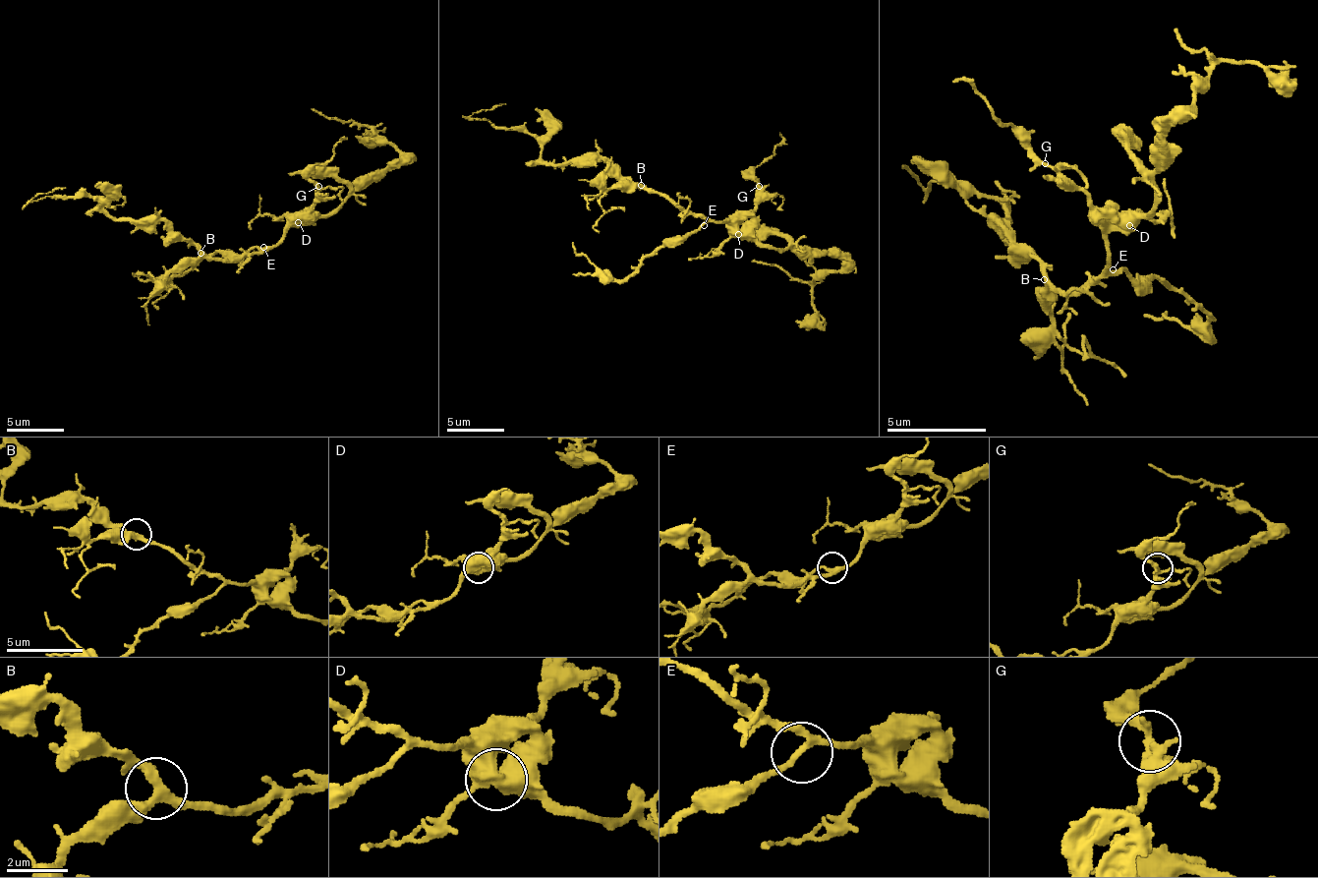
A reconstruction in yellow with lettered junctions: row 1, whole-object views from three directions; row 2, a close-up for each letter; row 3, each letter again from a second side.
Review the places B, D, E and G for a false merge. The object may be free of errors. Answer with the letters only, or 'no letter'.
no letter

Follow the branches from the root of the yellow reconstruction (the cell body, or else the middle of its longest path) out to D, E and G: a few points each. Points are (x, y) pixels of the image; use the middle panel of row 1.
D: (686, 213), (704, 213), (717, 222), (729, 222), (738, 233)
E: (686, 213), (695, 213), (704, 225)
G: (686, 213), (704, 213), (717, 222), (740, 222), (755, 207), (758, 185)

